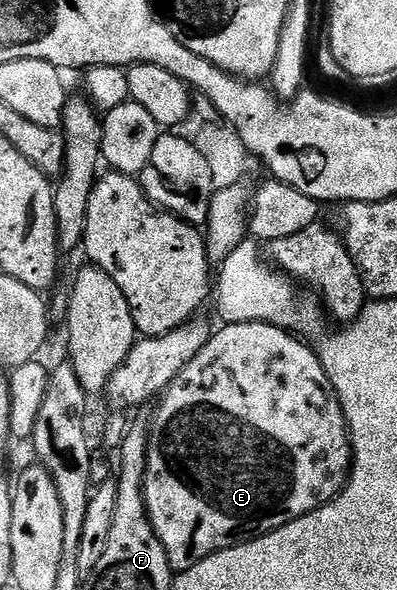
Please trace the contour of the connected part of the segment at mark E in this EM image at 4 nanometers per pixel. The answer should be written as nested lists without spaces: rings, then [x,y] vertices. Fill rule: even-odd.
[[[241,322],[240,324],[223,324],[219,329],[212,331],[209,342],[177,374],[177,378],[166,392],[162,393],[158,401],[159,409],[155,412],[155,421],[150,421],[147,437],[147,477],[143,493],[147,503],[147,513],[151,519],[153,530],[157,538],[165,546],[165,554],[171,563],[172,573],[178,574],[189,570],[189,566],[197,566],[209,554],[244,544],[250,540],[261,538],[313,510],[321,505],[328,504],[347,484],[351,476],[351,437],[347,431],[347,419],[343,417],[343,407],[339,404],[337,394],[325,374],[319,361],[318,351],[311,348],[310,343],[304,342],[298,335],[288,329],[278,328],[272,324],[262,322]]]

